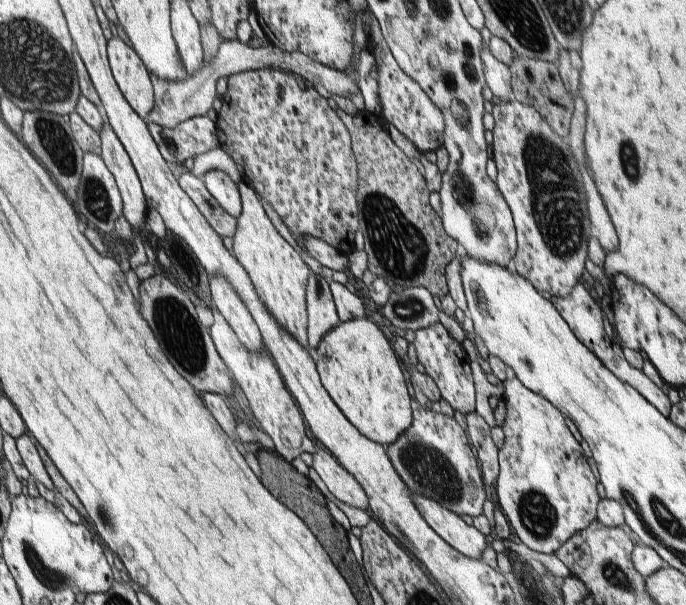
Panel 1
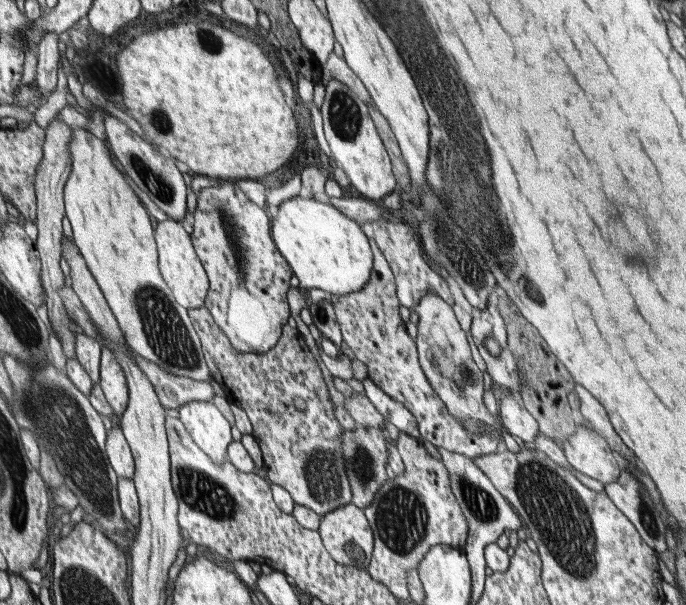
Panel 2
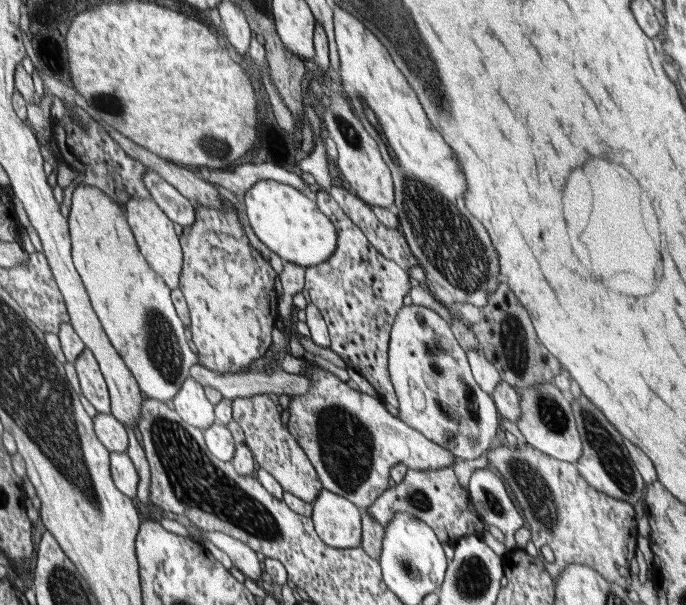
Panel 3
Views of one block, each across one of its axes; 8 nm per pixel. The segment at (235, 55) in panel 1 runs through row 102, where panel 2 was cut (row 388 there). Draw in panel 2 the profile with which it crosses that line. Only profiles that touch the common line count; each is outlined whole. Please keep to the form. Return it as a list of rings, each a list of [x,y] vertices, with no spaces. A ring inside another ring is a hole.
[[[131,352],[131,358],[139,366],[139,370],[143,370],[143,376],[151,380],[163,408],[177,410],[187,402],[209,402],[217,392],[217,386],[213,382],[207,384],[207,382],[195,382],[191,378],[173,376],[163,368],[159,368],[157,364],[139,356],[137,352]]]

